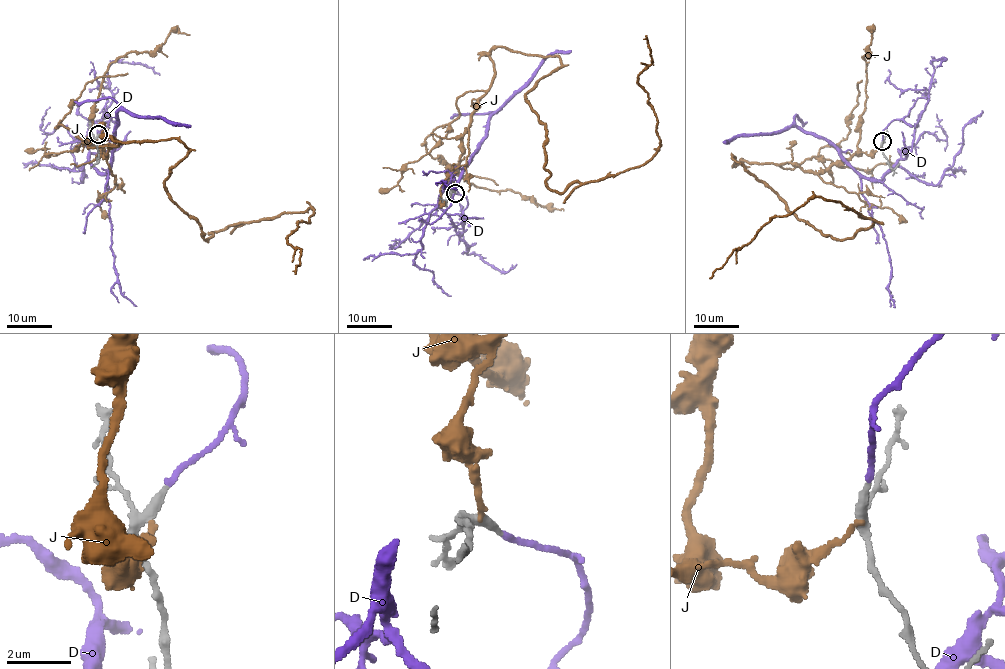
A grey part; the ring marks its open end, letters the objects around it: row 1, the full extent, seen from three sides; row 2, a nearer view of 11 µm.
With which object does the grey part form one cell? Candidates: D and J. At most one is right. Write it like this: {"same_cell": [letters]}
{"same_cell": ["D"]}

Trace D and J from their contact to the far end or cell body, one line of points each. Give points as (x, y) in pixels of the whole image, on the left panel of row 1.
D: (99, 134), (106, 115), (102, 145), (88, 160), (104, 173), (119, 110), (191, 126)
J: (96, 138), (106, 157), (111, 136), (179, 139), (167, 195), (205, 240), (311, 208), (288, 237), (295, 274)

